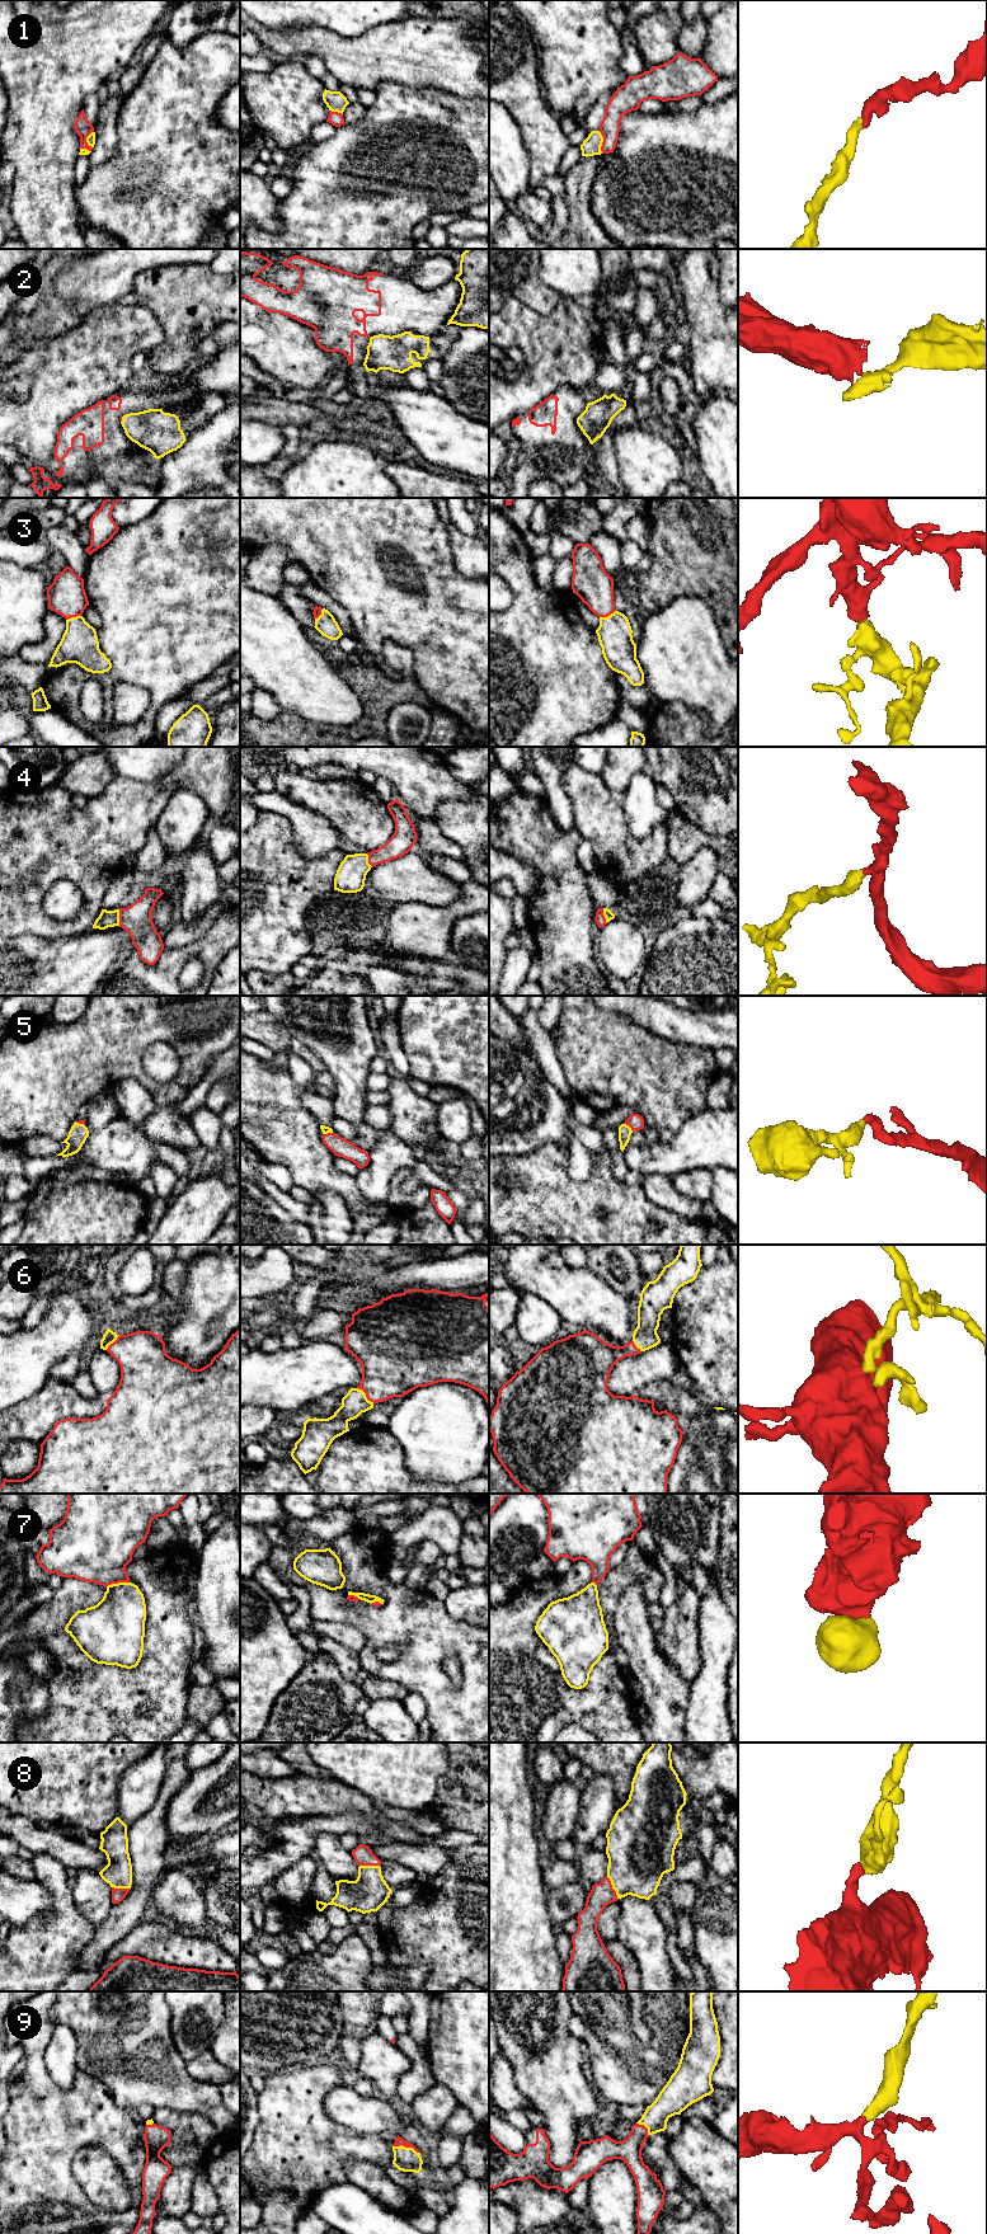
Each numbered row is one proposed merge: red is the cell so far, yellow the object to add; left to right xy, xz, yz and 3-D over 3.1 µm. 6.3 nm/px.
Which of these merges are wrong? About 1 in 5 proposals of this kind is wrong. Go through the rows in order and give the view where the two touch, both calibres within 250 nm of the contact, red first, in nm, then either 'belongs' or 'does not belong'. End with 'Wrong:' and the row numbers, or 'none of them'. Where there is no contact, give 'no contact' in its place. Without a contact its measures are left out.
1: contact in yz; calibres 130 and 120 nm; belongs
2: contact in xy; calibres 20 and 260 nm; does not belong
3: contact in yz; calibres 240 and 220 nm; belongs
4: contact in xy; calibres 190 and 110 nm; belongs
5: contact in yz; calibres 100 and 80 nm; belongs
6: contact in xz; calibres 380 and 160 nm; belongs
7: contact in xy; calibres 420 and 360 nm; belongs
8: contact in yz; calibres 150 and 380 nm; belongs
9: contact in xz; calibres 50 and 160 nm; belongs
Wrong: 2

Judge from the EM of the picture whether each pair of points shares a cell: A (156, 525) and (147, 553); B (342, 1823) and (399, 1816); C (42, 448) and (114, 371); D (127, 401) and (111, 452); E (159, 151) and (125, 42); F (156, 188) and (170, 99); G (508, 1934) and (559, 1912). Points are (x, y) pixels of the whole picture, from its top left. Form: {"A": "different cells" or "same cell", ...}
{"A": "same cell", "B": "same cell", "C": "same cell", "D": "same cell", "E": "different cells", "F": "same cell", "G": "different cells"}

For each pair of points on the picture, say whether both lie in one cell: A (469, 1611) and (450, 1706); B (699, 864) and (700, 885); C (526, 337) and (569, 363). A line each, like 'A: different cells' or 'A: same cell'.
A: different cells
B: same cell
C: same cell

